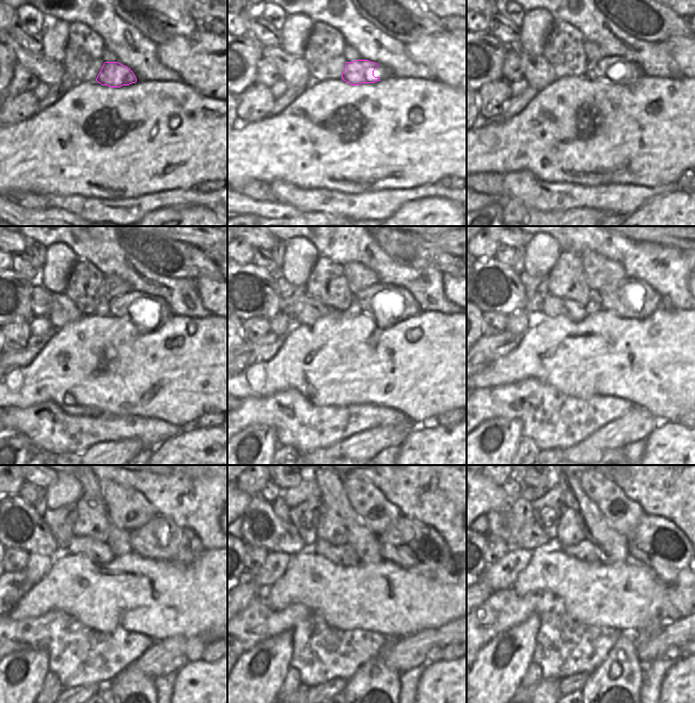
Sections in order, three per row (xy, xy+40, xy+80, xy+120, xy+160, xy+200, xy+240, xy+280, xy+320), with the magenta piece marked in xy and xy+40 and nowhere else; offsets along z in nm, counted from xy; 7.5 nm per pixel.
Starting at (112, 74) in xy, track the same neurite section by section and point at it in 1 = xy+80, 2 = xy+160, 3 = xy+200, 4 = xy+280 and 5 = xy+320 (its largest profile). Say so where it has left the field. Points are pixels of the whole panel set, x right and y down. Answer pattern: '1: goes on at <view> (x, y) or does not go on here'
1: goes on at xy+80 (596, 68)
2: goes on at xy+160 (382, 301)
3: goes on at xy+200 (624, 302)
4: goes on at xy+280 (409, 550)
5: goes on at xy+320 (649, 549)

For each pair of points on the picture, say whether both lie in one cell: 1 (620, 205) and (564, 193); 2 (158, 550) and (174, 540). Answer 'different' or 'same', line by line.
1: same
2: same

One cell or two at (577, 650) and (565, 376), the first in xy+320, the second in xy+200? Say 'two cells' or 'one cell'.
two cells

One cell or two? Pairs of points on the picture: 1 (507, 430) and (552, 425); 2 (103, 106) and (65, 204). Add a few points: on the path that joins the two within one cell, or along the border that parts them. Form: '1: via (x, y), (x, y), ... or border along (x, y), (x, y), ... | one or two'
1: border along (498, 418), (517, 418), (522, 426), (521, 436) | two
2: border along (94, 195), (47, 194), (45, 196) | two

